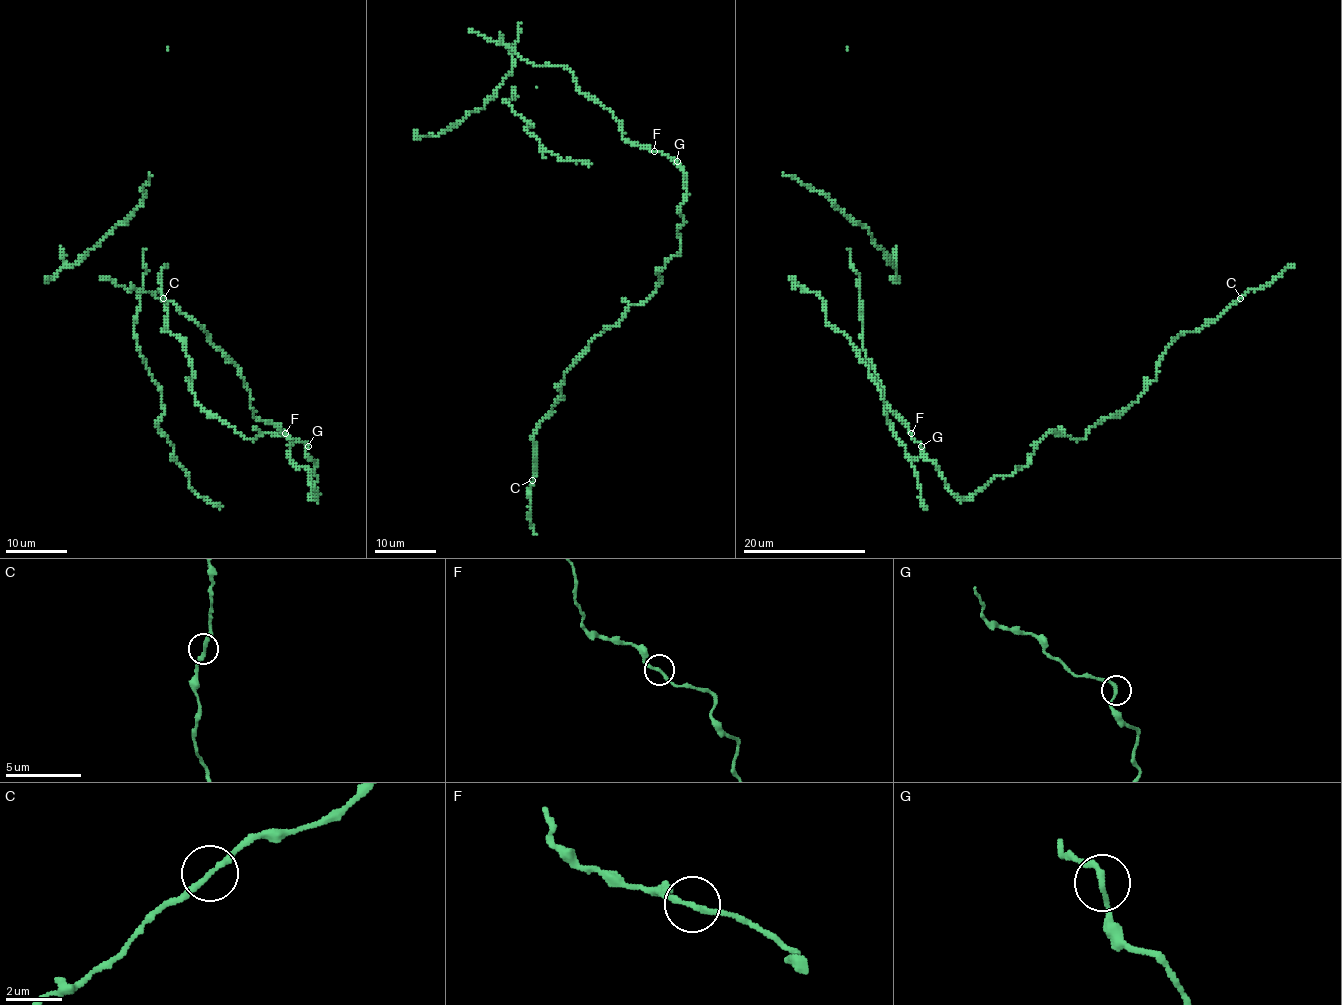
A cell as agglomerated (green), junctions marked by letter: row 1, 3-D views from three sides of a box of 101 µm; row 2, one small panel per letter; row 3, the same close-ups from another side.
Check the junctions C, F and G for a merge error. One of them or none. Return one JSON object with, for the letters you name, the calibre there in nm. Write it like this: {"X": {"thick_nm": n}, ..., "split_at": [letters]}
{"C": {"thick_nm": 200}, "split_at": ["C"]}

